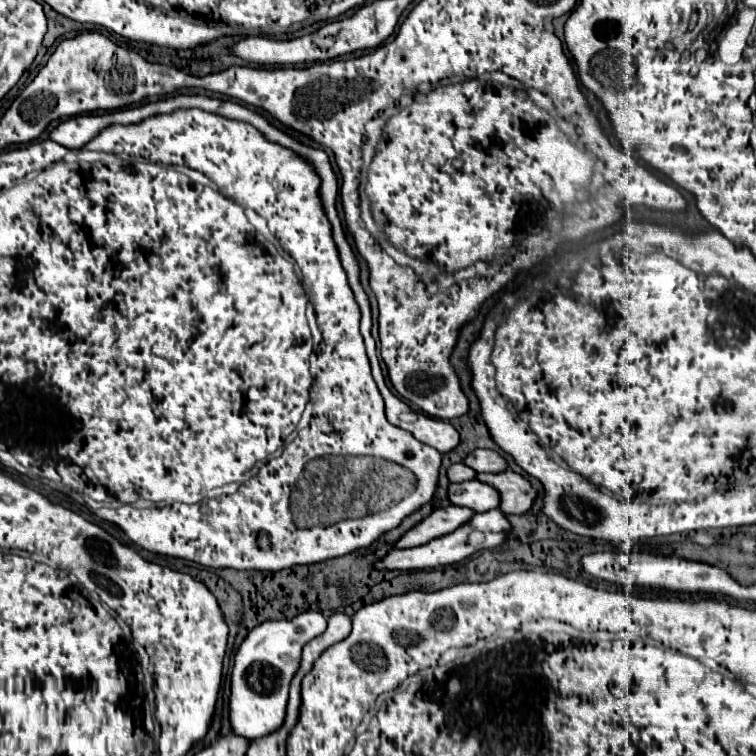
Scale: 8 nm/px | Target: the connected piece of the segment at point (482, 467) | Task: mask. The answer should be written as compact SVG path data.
M474 450L466 456L464 464L474 468L476 472L488 472L488 474L508 470L508 462L496 450Z

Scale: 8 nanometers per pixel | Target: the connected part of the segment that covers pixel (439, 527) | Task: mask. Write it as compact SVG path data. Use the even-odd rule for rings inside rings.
M448 506L448 508L438 508L434 510L426 520L422 520L418 526L414 526L410 532L406 532L396 548L410 548L410 546L420 546L426 544L434 538L452 534L456 528L464 526L476 512L470 508L460 508L460 506Z

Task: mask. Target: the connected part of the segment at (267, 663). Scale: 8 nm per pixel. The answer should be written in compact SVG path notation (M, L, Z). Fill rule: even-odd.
M304 612L294 620L270 620L258 624L236 652L232 670L230 694L230 722L234 734L248 736L250 740L264 738L284 724L288 690L294 674L300 668L302 648L326 630L326 618L320 612Z

